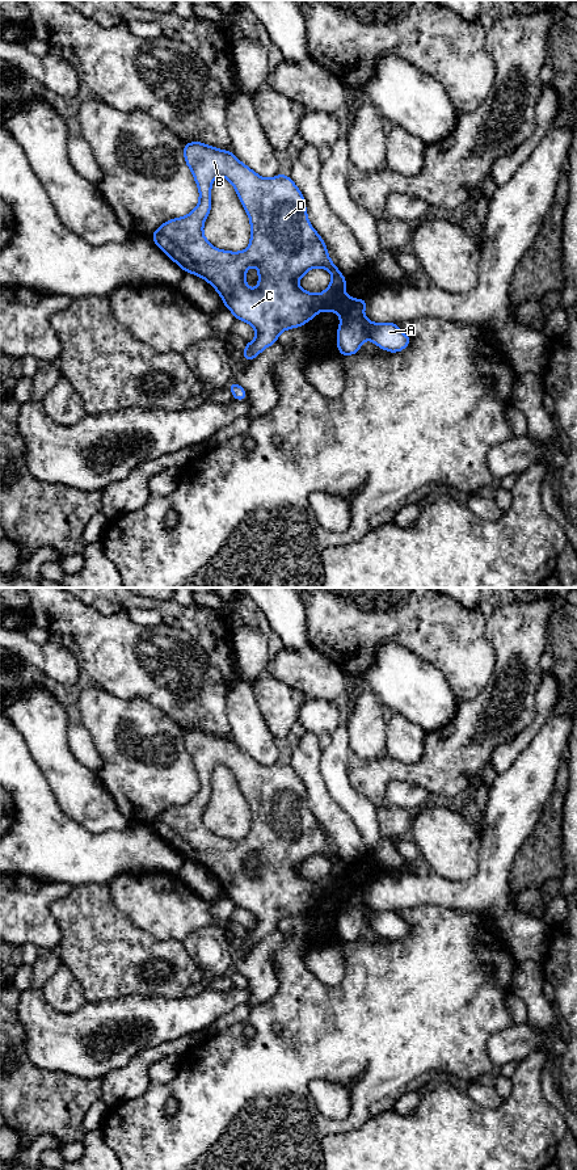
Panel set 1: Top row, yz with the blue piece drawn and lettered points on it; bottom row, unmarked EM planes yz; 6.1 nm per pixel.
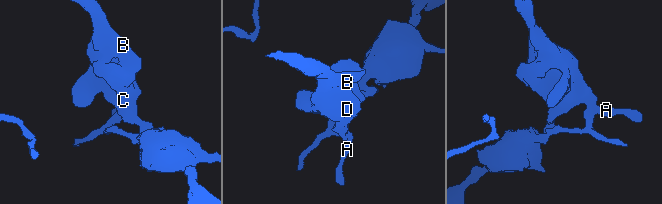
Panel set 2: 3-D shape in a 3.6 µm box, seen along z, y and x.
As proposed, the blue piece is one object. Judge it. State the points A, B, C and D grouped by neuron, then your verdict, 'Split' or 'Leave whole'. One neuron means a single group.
Groups: A / B C D. Split

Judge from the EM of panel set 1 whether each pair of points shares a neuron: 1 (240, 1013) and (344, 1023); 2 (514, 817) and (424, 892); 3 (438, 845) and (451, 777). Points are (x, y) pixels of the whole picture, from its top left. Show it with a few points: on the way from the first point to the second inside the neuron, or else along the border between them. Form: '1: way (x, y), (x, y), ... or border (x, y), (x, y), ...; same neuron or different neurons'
1: border (251, 1008), (244, 1021), (235, 1022), (222, 1031); different neurons
2: way (498, 847), (495, 867), (470, 892), (454, 892); same neuron
3: border (434, 798), (455, 804); different neurons

